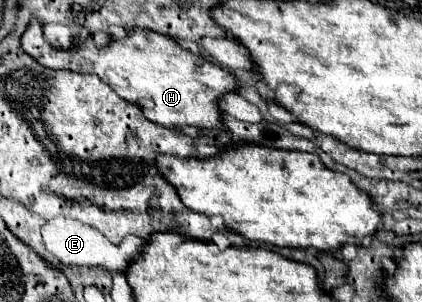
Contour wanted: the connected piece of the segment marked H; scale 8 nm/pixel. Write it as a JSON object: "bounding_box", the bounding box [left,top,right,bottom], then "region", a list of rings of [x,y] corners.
{"bounding_box":[21,19,237,131],"region":[[[33,19],[29,29],[25,31],[25,35],[21,37],[21,45],[29,55],[33,55],[33,59],[37,59],[41,65],[45,65],[49,69],[69,69],[69,71],[77,71],[77,73],[99,75],[107,85],[111,85],[111,89],[117,95],[121,95],[123,99],[139,105],[149,121],[159,123],[159,125],[169,127],[169,129],[195,125],[199,129],[221,129],[223,131],[225,125],[223,125],[223,113],[219,109],[219,99],[227,93],[237,91],[237,81],[229,71],[225,71],[219,65],[203,59],[197,53],[191,53],[191,51],[183,49],[169,35],[161,35],[161,33],[155,33],[155,31],[131,29],[129,37],[113,39],[109,43],[109,47],[105,47],[105,49],[97,49],[93,39],[89,37],[89,39],[85,39],[85,43],[75,45],[73,51],[59,51],[59,49],[53,49],[53,47],[47,45],[47,41],[43,39],[43,25]]]}

